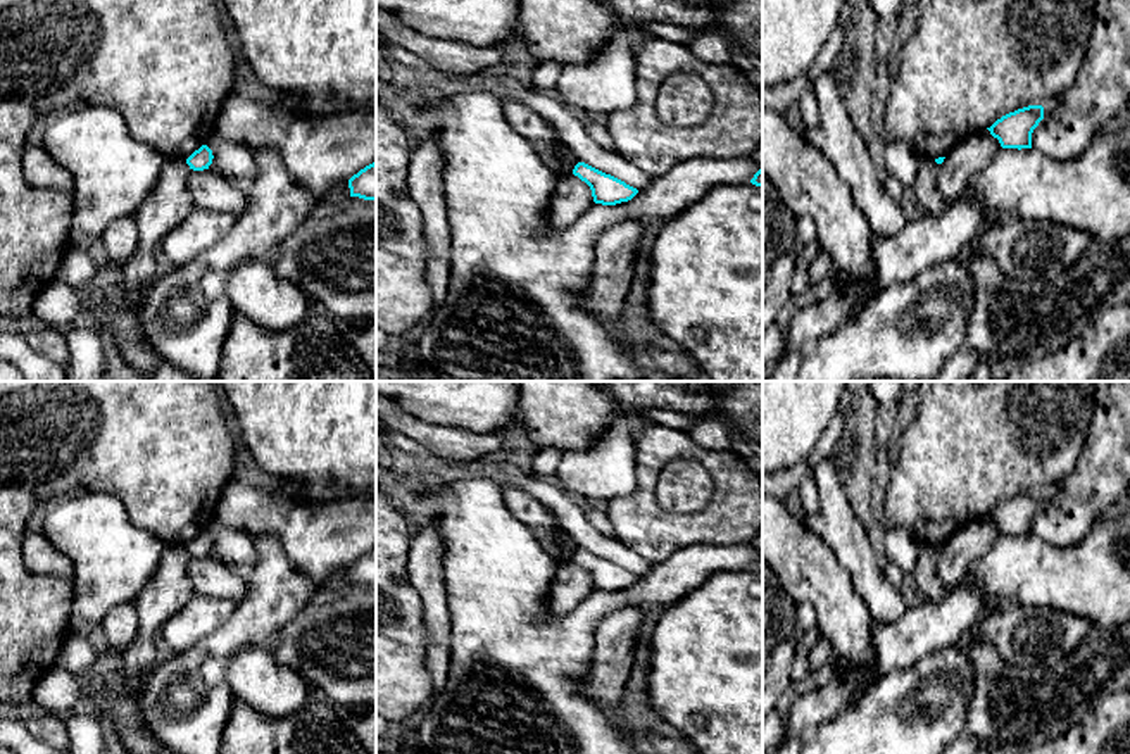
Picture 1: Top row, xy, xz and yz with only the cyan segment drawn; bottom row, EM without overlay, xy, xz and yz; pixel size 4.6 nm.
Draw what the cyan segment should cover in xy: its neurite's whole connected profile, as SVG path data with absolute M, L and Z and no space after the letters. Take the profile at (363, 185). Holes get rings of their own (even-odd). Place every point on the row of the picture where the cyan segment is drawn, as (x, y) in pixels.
M376 162L366 166L348 179L350 197L376 200Z

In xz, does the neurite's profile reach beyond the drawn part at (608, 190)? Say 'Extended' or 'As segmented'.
As segmented

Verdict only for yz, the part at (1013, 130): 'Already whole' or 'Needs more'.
Already whole

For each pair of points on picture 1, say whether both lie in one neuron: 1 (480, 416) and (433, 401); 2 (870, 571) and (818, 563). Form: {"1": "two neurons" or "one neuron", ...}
{"1": "one neuron", "2": "two neurons"}

